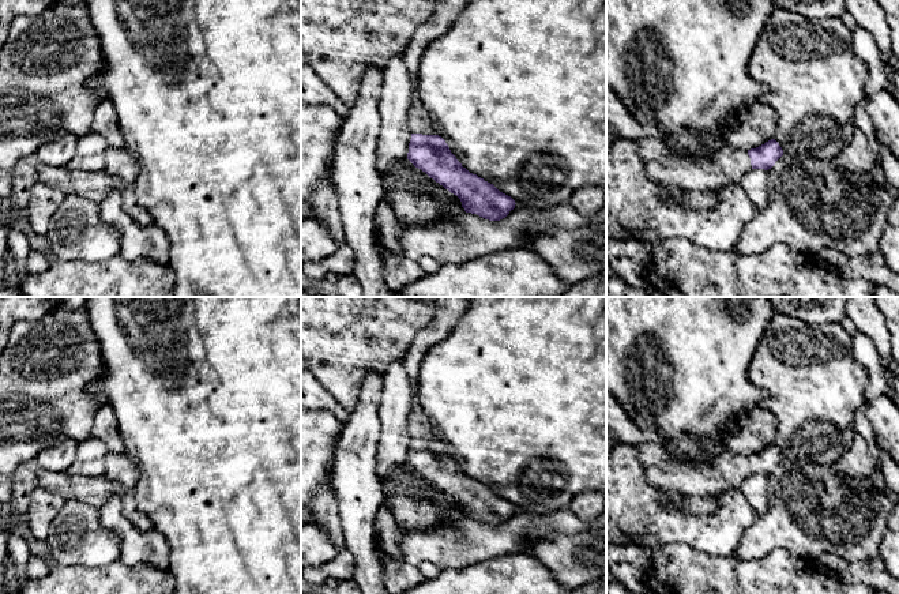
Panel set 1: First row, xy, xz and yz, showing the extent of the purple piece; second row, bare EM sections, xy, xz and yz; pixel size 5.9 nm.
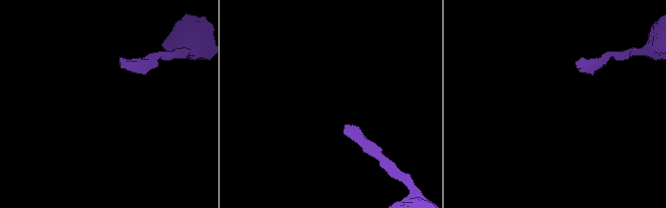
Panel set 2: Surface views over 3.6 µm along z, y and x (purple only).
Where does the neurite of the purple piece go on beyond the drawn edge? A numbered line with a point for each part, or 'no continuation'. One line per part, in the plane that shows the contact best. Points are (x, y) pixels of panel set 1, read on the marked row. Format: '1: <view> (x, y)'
1: xz (446, 11)

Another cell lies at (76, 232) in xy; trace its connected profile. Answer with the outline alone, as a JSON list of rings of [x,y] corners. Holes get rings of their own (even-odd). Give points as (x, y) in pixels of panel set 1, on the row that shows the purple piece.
[[[65,195],[49,217],[45,237],[49,252],[60,260],[102,263],[120,253],[120,233],[102,221],[97,202]]]

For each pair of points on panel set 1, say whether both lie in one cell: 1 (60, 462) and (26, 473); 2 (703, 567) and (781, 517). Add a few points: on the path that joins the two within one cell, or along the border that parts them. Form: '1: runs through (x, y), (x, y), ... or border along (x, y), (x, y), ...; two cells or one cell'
1: border along (33, 461), (38, 466); two cells
2: border along (764, 556), (747, 560), (732, 557); two cells

